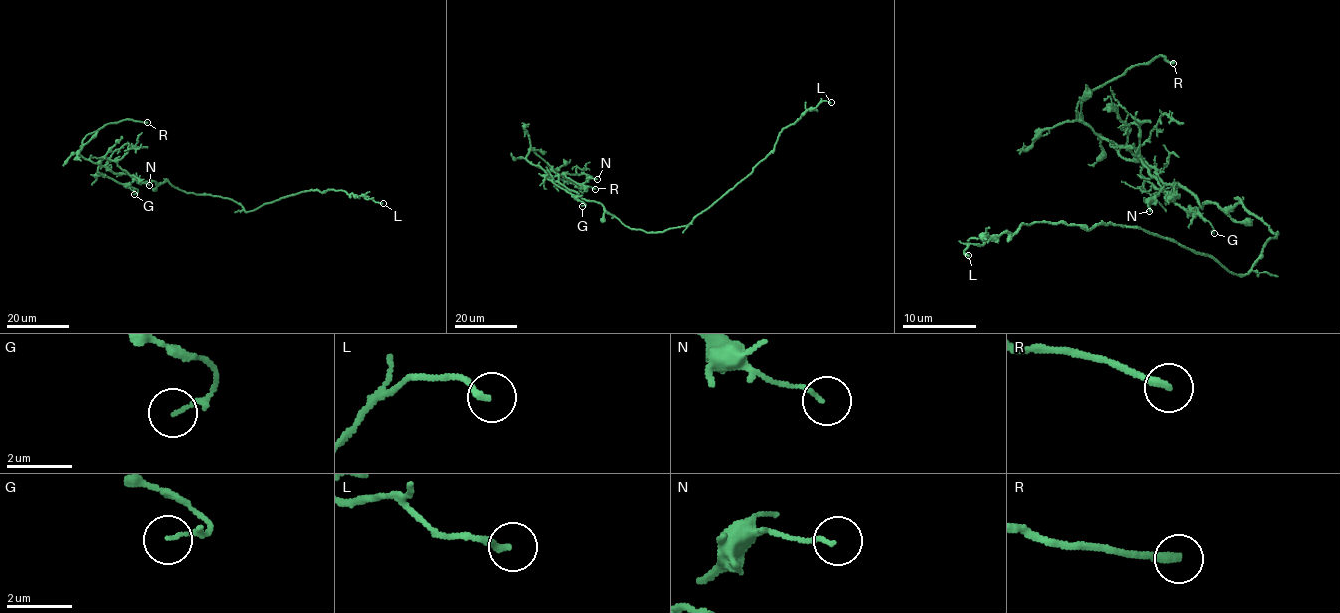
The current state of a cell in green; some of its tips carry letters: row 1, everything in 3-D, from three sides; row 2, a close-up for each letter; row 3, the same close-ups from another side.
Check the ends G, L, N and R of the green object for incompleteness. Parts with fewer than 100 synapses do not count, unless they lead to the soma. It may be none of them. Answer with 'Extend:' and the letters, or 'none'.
Extend: R

